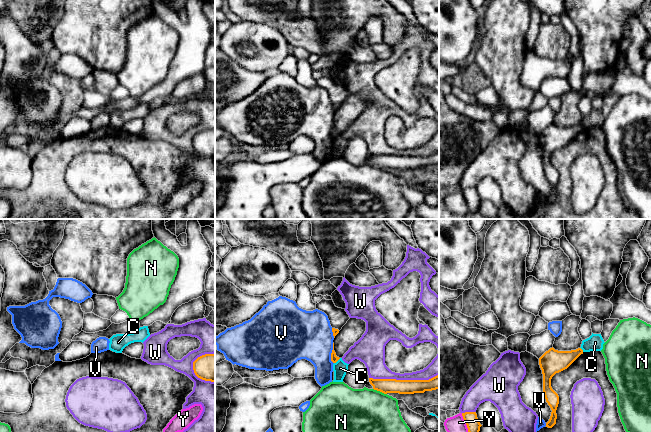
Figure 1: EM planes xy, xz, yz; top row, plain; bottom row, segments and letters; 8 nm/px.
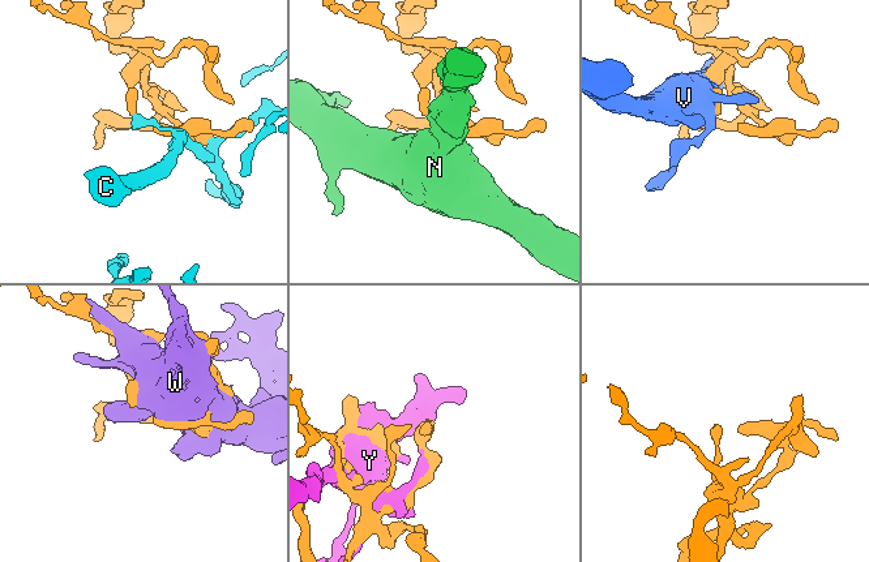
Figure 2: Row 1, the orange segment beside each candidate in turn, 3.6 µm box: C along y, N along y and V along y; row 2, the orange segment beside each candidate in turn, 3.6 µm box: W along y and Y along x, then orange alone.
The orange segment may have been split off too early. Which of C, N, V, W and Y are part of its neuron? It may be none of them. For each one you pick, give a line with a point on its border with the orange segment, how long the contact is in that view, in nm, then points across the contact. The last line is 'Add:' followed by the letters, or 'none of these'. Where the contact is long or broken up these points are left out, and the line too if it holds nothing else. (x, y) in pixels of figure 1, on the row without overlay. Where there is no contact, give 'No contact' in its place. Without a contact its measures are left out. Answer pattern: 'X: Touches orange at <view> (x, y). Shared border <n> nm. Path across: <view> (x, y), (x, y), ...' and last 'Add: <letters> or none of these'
Add: none of these

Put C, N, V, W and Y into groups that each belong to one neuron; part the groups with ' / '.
C / N / V / W / Y

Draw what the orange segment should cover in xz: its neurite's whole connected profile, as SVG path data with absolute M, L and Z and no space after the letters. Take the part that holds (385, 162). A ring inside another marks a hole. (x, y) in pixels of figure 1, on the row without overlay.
M439 151L429 156L396 156L396 155L373 155L369 154L374 166L384 170L414 170L424 169L439 165Z

